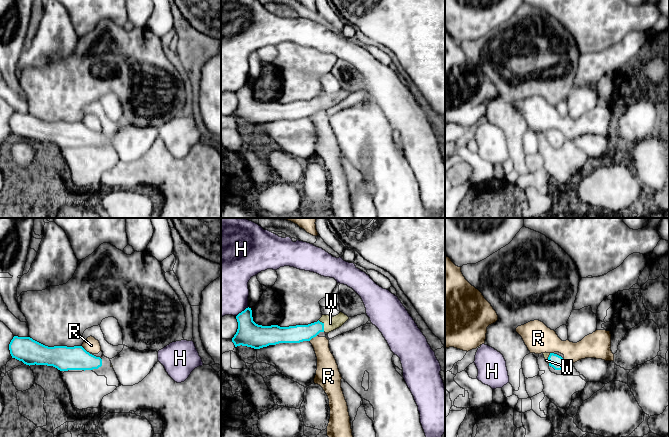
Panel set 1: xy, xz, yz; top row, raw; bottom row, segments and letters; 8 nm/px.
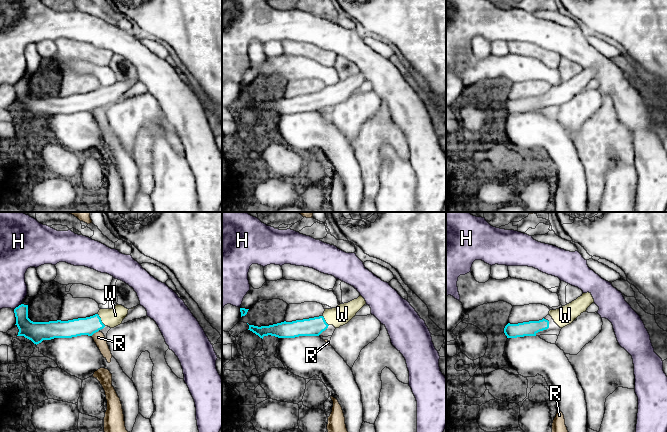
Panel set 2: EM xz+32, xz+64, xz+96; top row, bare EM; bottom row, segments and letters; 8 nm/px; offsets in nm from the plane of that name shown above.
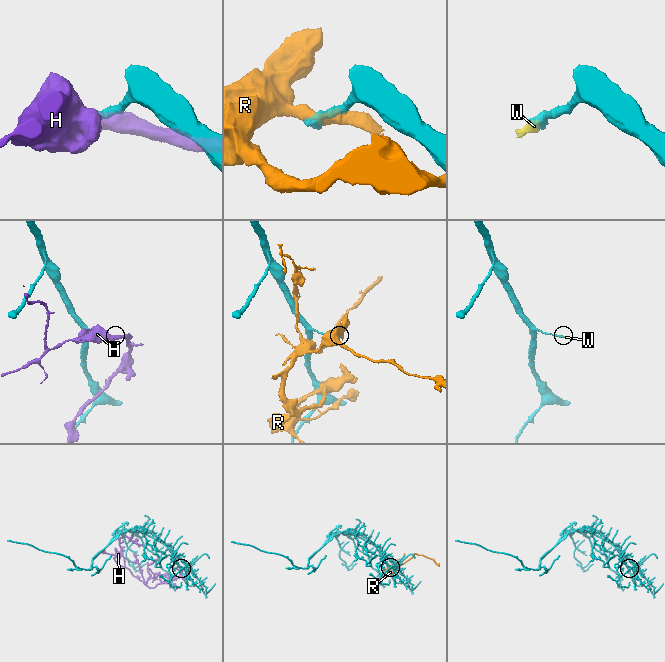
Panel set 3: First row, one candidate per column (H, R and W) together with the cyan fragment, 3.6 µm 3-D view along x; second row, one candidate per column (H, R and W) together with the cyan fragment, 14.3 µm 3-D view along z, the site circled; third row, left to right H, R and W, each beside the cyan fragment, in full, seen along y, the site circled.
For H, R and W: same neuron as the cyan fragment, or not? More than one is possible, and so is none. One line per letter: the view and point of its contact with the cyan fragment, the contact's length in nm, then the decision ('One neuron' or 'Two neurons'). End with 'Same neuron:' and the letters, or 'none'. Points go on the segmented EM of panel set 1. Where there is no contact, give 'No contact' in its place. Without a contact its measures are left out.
H: Touches cyan at xz (242, 311). Shared border 130 nm. Two neurons
R: Touches cyan at xy (84, 349). Shared border 90 nm. Two neurons
W: Touches cyan at xz (323, 325). Shared border 110 nm. One neuron
Same neuron: W

